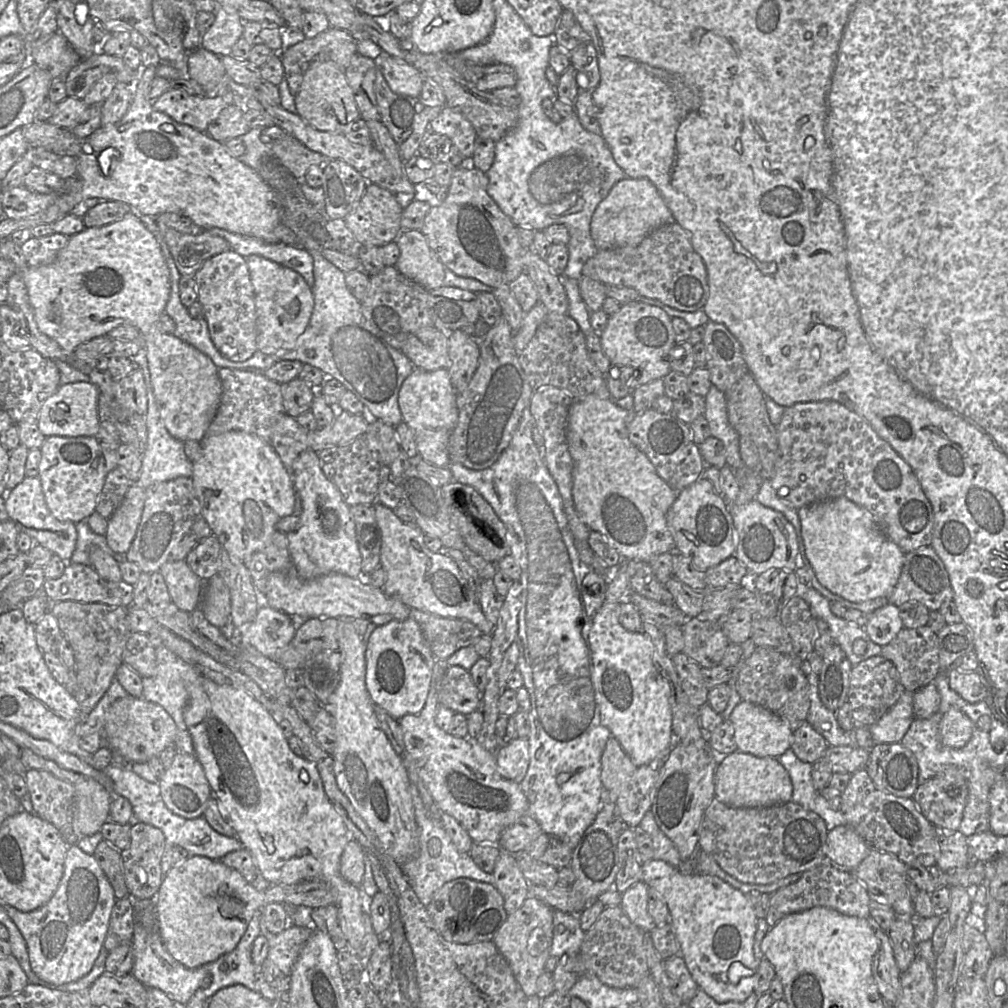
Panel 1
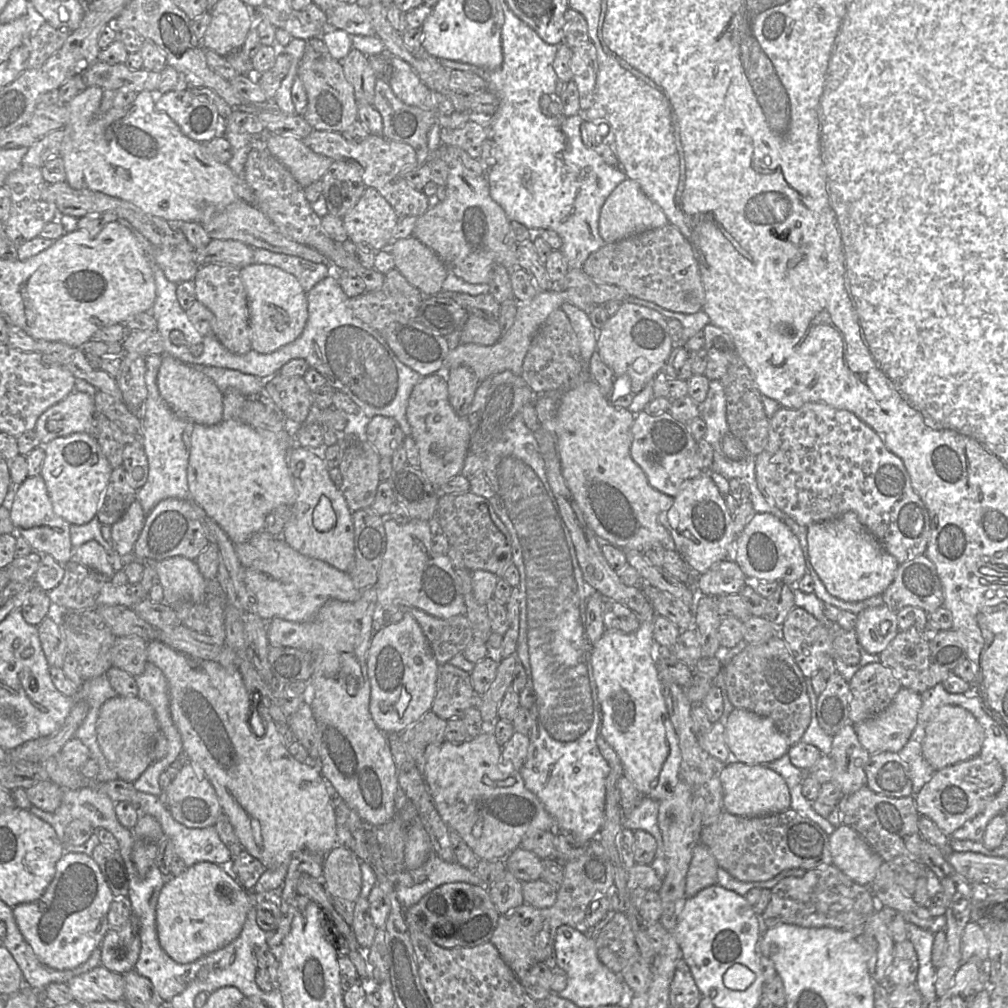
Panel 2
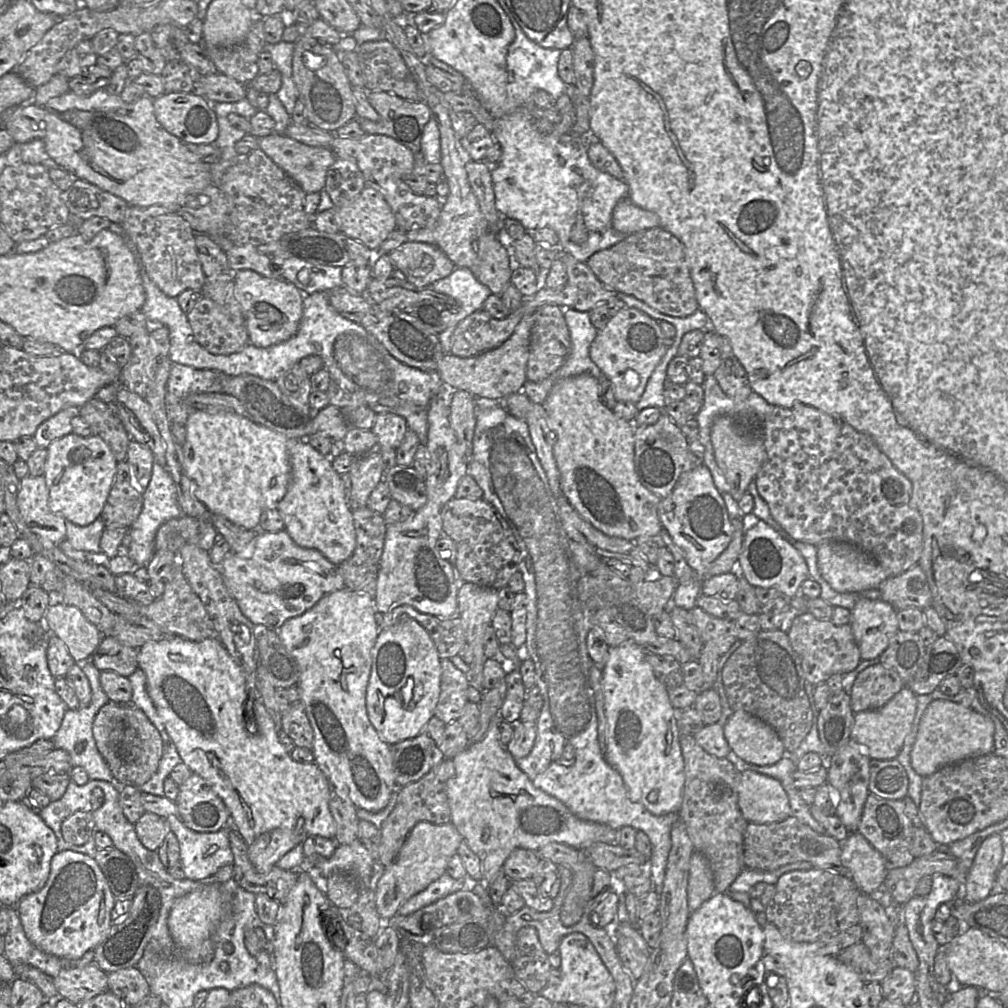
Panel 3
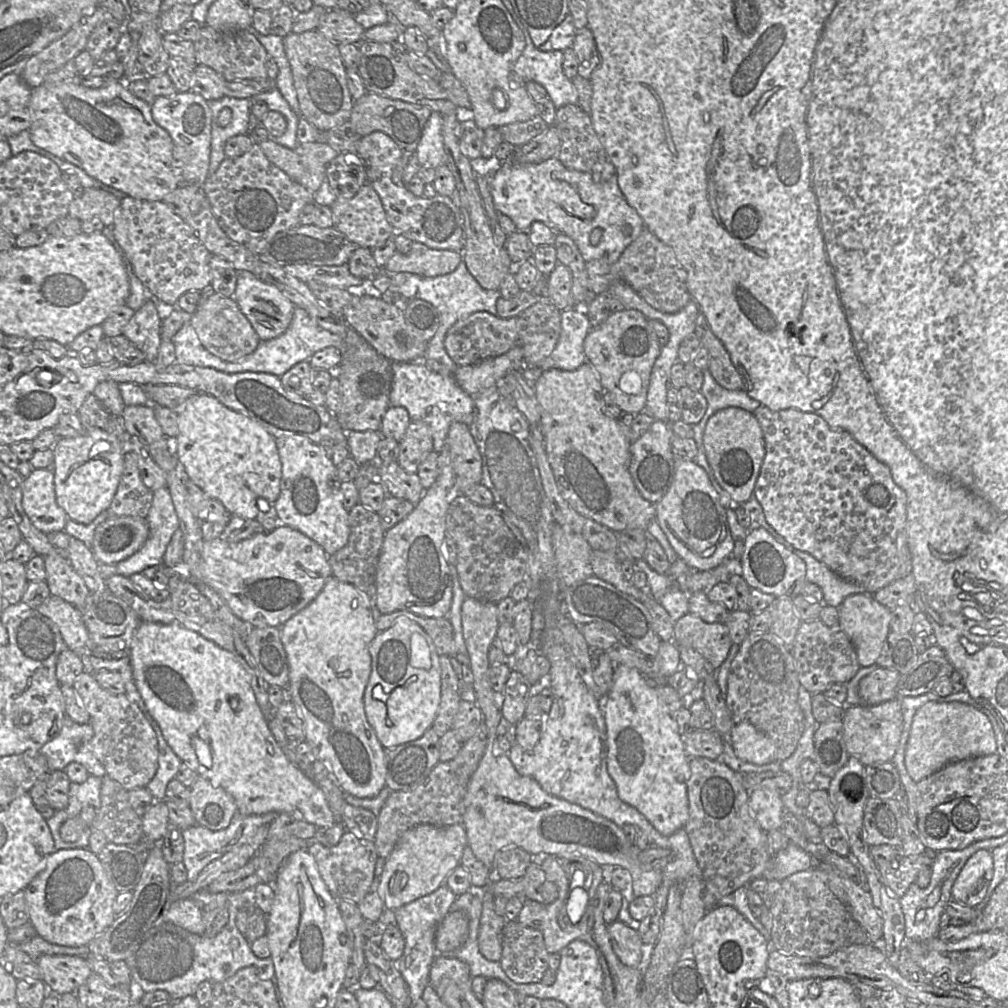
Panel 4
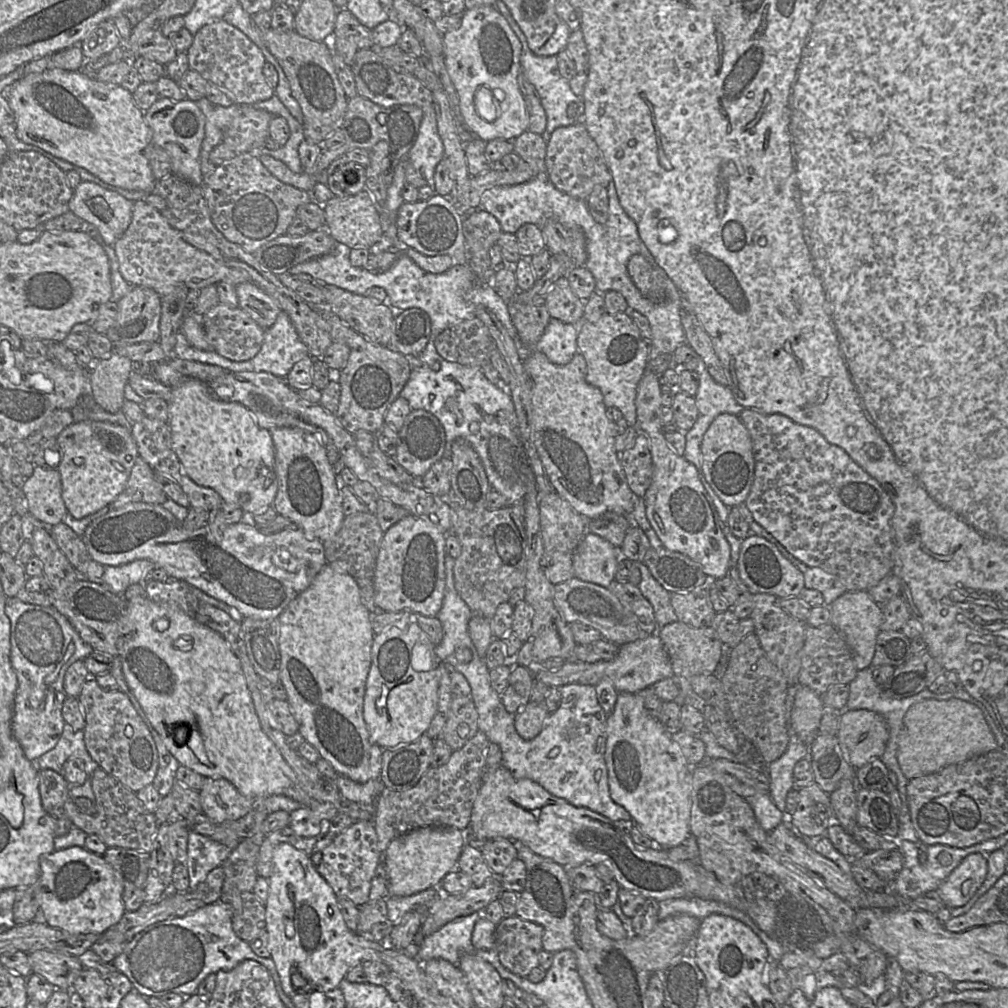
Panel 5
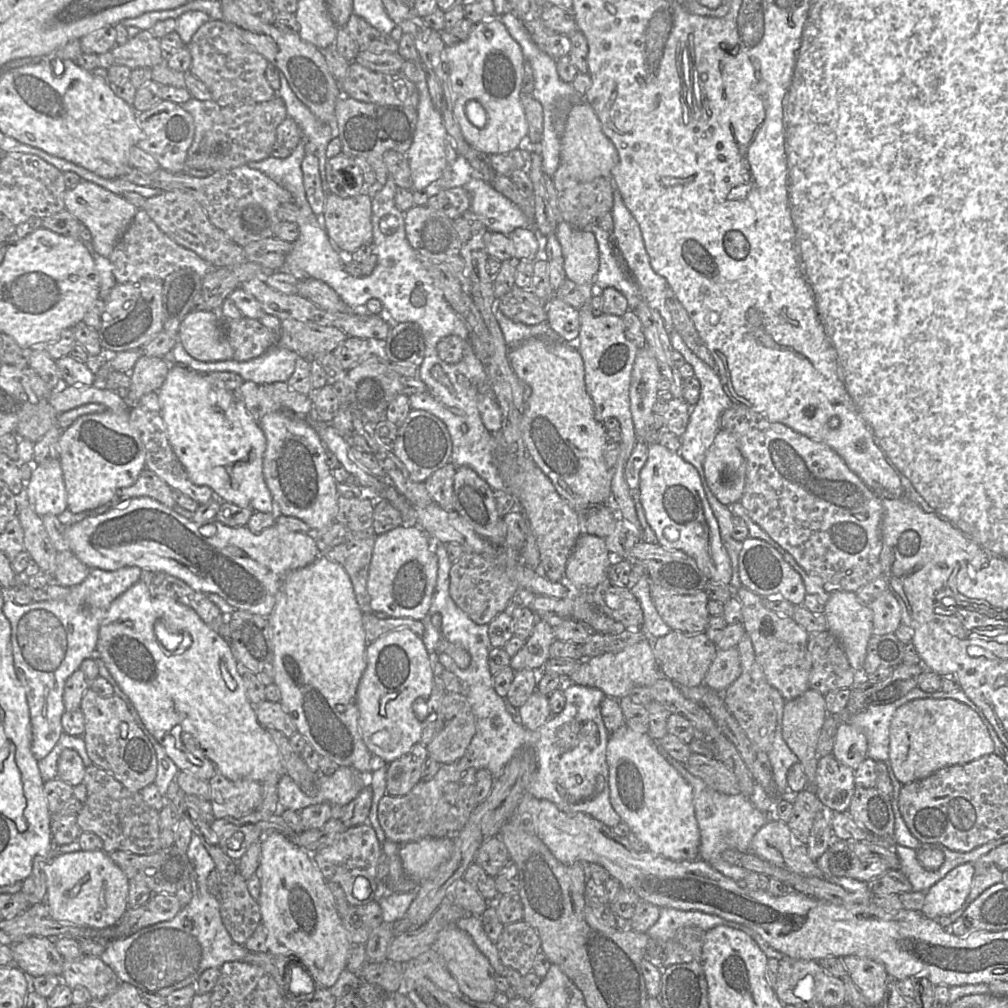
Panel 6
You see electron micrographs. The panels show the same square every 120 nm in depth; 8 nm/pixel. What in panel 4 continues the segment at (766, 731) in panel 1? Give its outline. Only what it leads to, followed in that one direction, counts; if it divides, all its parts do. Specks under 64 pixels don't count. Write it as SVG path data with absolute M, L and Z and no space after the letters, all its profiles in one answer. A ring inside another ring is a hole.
M747 721L734 724L729 741L735 755L746 762L763 765L776 760L773 742Z

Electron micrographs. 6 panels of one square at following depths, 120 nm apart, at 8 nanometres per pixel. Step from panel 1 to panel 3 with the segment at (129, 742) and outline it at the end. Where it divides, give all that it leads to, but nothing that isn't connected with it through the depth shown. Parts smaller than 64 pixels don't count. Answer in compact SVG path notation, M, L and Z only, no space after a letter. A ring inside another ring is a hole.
M109 701L100 708L93 722L96 746L106 761L118 786L127 784L124 768L118 754L118 745L125 727L126 704Z

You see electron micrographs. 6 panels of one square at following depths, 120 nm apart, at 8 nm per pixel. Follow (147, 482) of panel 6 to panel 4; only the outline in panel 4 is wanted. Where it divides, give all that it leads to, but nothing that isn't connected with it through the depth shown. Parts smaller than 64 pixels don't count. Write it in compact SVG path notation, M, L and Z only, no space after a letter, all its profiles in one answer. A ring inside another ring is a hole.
M126 452L119 485L107 509L109 518L122 516L146 518L152 500L153 491L144 485L140 477L137 456L133 452Z

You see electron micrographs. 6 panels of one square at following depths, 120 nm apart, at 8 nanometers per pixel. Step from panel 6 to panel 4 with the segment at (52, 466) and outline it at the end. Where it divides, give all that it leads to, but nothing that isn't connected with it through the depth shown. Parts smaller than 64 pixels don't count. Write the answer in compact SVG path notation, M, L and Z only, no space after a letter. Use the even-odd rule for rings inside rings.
M34 469L23 480L22 507L31 523L41 532L64 531L68 516L56 502L52 471Z

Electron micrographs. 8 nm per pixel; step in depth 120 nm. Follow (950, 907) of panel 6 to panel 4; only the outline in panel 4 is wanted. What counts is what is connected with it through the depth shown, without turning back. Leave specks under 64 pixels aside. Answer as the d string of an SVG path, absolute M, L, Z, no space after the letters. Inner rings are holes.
M978 850L966 862L955 880L951 896L954 901L975 907L985 899L994 872L989 850Z

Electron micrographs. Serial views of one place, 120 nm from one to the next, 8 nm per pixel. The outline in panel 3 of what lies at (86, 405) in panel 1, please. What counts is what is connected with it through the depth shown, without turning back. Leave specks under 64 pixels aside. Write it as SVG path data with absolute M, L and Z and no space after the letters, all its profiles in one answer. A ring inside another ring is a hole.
M71 406L59 411L39 425L34 440L39 448L46 448L55 440L72 433L72 418L79 415L80 408Z

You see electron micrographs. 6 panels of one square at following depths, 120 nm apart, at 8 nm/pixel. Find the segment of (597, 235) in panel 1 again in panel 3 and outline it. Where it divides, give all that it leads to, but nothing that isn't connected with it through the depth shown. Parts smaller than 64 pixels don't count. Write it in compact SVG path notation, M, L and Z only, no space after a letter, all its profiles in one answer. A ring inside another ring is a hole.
M629 196L621 199L612 212L612 226L615 230L628 235L659 227L659 216L636 205Z

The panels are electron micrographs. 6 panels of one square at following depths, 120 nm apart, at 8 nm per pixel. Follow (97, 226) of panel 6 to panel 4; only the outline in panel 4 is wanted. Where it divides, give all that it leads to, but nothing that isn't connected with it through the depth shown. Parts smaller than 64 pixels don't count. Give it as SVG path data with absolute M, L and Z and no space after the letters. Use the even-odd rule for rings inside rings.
M84 188L72 200L68 215L81 221L98 217L105 226L112 227L120 202L116 196L102 189Z

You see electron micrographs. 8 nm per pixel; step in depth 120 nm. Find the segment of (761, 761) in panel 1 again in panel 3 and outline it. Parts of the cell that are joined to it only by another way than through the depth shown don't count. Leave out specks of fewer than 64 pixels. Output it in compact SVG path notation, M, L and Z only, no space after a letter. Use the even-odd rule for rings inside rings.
M753 770L741 772L738 806L749 823L781 822L791 815L788 796L782 784Z

